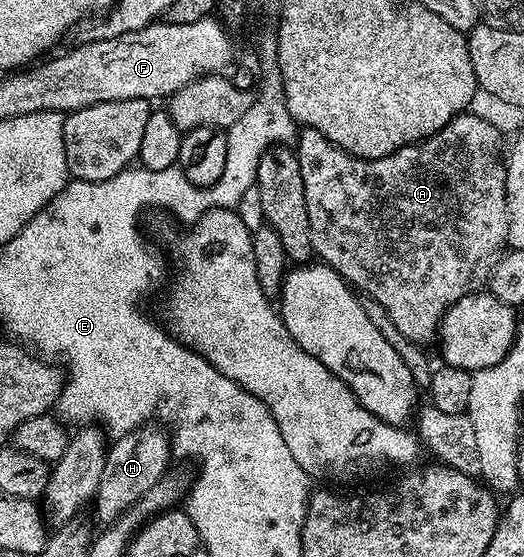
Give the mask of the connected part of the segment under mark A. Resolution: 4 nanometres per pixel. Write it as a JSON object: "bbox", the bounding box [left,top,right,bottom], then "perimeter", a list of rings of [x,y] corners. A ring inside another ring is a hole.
{"bbox":[296,112,508,344],"perimeter":[[[475,112],[457,114],[446,127],[436,132],[422,142],[405,146],[388,156],[379,158],[357,158],[348,152],[334,146],[320,132],[299,129],[296,139],[296,153],[300,164],[300,177],[304,179],[304,204],[308,208],[308,232],[312,236],[312,248],[315,255],[325,265],[331,266],[344,281],[355,291],[361,292],[367,299],[373,300],[388,312],[392,324],[408,336],[408,340],[419,344],[427,344],[439,337],[442,318],[464,296],[481,291],[489,283],[494,266],[506,253],[508,247],[508,204],[506,203],[506,163],[504,161],[504,146],[502,150],[502,134],[486,118],[481,118]]]}

